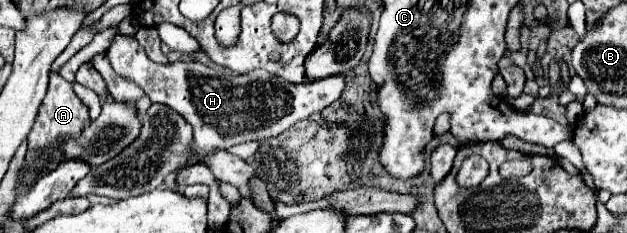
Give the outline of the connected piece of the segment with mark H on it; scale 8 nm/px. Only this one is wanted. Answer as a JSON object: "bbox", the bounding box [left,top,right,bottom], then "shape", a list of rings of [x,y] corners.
{"bbox":[108,36,344,166],"shape":[[[116,36],[116,44],[108,48],[108,58],[112,68],[120,76],[134,80],[152,102],[172,108],[184,116],[188,124],[192,124],[194,134],[186,166],[202,162],[216,150],[228,150],[242,142],[276,138],[284,130],[292,128],[298,120],[322,112],[328,104],[338,100],[344,90],[344,76],[290,84],[266,70],[238,74],[228,68],[208,68],[200,62],[172,62],[164,66],[152,62],[136,38],[126,36]]]}

